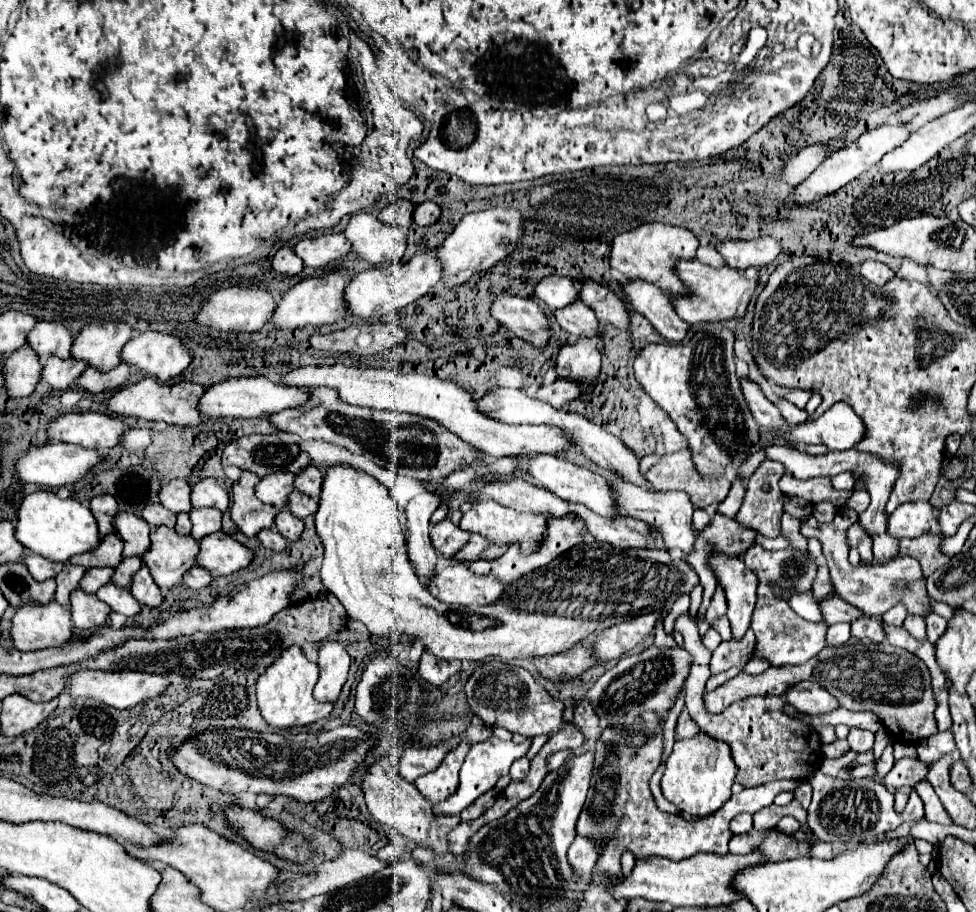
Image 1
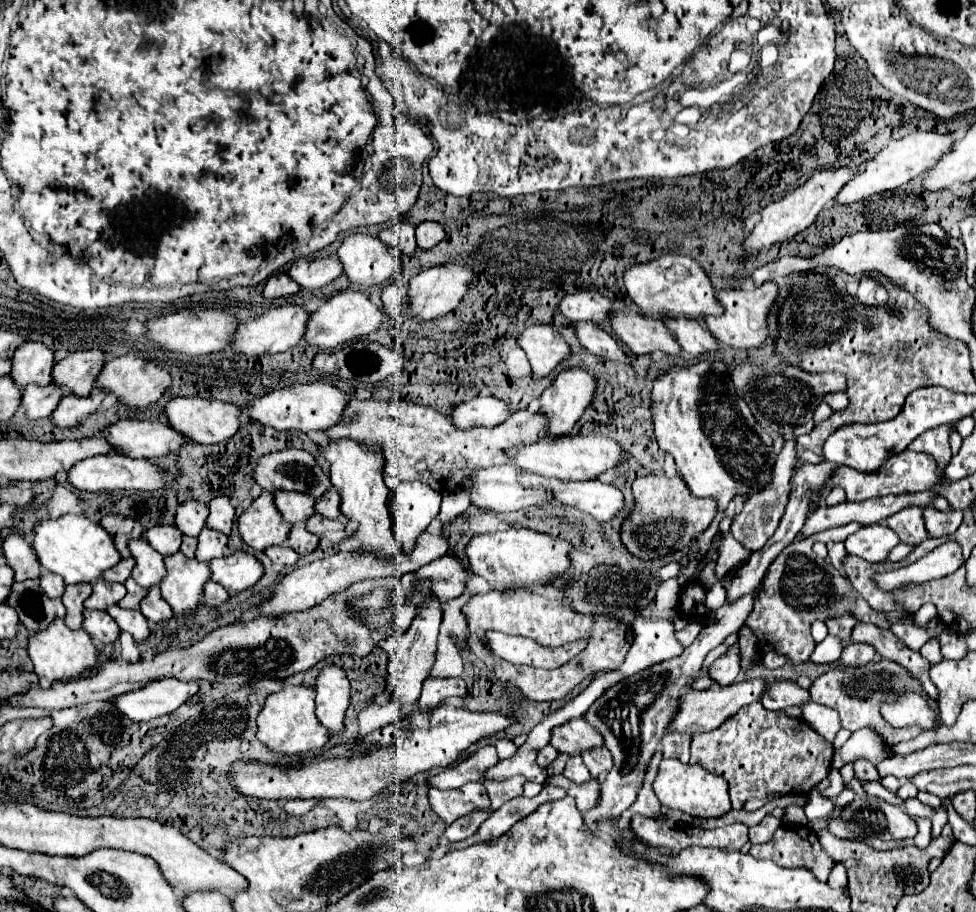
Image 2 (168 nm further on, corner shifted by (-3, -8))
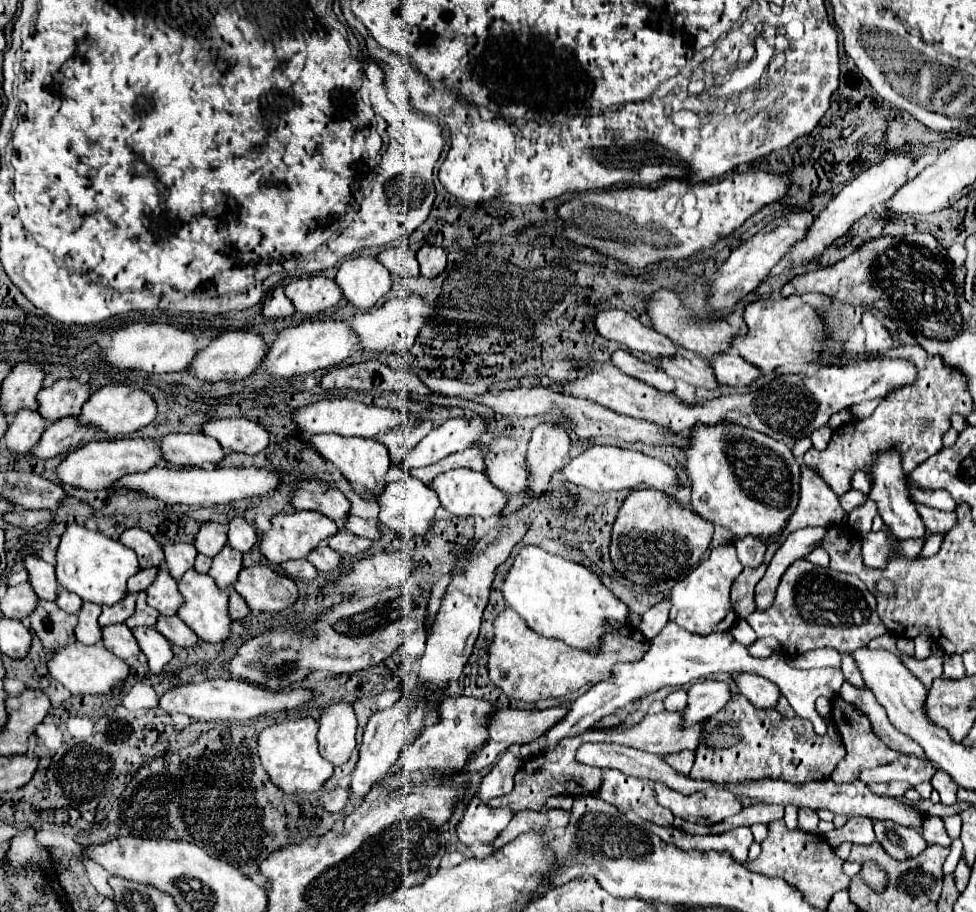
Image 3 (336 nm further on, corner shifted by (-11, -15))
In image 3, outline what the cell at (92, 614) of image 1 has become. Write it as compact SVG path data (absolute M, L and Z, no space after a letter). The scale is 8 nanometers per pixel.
M109 625L103 627L103 645L107 651L121 659L131 659L141 653L131 629L127 625Z

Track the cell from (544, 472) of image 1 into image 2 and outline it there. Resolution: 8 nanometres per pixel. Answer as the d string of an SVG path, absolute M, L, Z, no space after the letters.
M513 464L475 470L471 474L473 486L467 488L471 502L493 512L513 512L549 502L543 488L523 488L523 484L519 484L519 472L523 470Z

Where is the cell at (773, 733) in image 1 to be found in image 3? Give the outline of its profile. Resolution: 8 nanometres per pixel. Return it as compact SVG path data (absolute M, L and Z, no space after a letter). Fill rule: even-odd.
M739 695L715 713L715 717L709 717L703 723L703 737L699 737L699 747L695 749L693 779L741 783L773 777L789 779L791 783L805 783L811 779L827 779L843 757L843 743L815 735L807 719L787 719L775 709L757 709L743 695ZM731 723L737 733L731 731Z

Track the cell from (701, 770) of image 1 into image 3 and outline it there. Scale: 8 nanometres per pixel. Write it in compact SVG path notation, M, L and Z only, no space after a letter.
M655 783L655 797L657 803L667 807L675 817L681 817L689 823L699 823L699 825L713 825L719 823L735 813L741 811L741 803L731 795L729 791L723 789L713 789L707 793L705 799L699 799L697 793L693 795L681 795L677 791L671 791L663 783Z

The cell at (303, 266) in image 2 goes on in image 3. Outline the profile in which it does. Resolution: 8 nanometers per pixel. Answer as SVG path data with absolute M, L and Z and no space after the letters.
M305 277L295 279L285 287L285 295L301 315L317 315L341 299L341 289L333 279L327 277Z

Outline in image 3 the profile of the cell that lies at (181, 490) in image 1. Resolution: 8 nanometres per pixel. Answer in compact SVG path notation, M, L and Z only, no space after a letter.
M205 523L195 539L195 547L199 553L207 557L215 557L227 545L227 525Z

